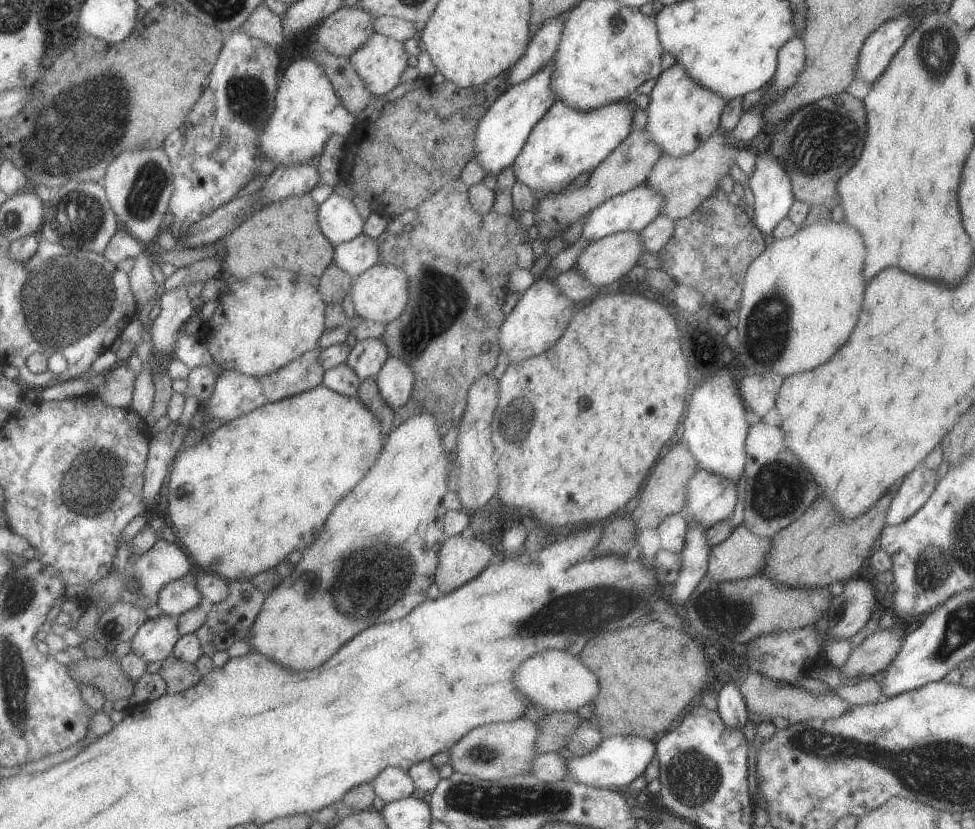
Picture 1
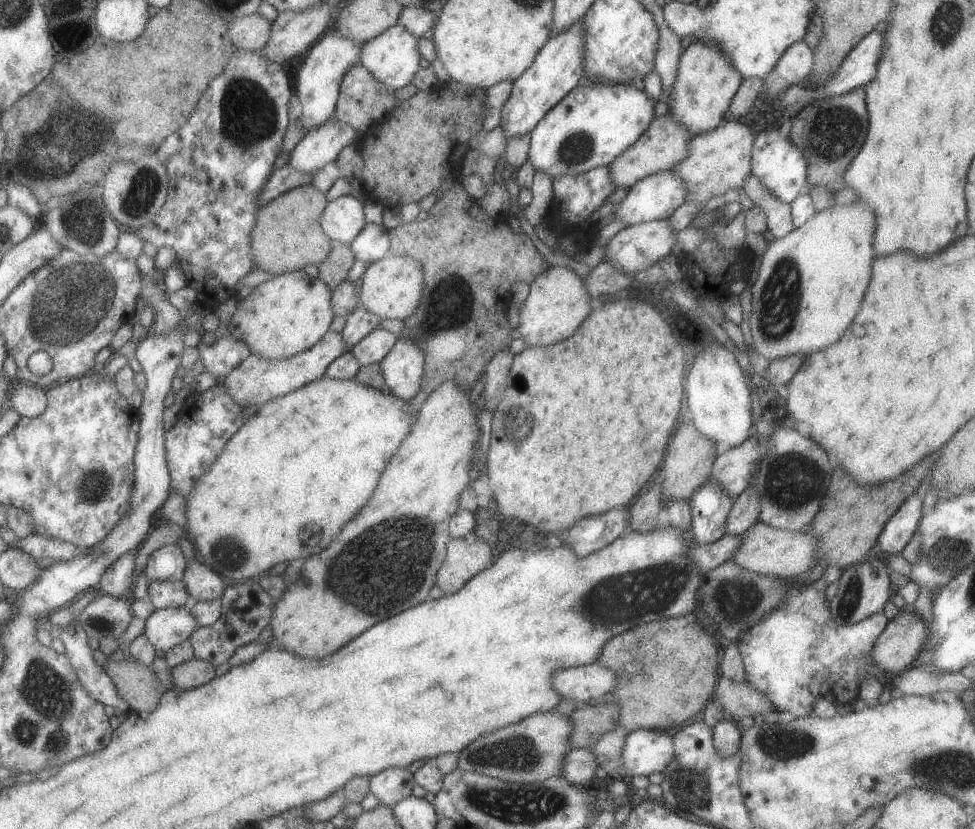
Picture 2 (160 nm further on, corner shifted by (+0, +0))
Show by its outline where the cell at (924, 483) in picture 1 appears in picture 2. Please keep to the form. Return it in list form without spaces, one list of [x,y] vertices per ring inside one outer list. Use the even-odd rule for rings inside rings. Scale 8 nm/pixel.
[[[916,492],[905,499],[892,517],[883,525],[877,537],[877,546],[885,556],[897,555],[913,536],[922,518],[921,501]]]

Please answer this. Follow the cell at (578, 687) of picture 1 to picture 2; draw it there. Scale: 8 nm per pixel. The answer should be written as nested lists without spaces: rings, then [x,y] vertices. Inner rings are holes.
[[[597,661],[588,665],[577,665],[556,670],[552,674],[552,689],[561,698],[575,700],[577,706],[614,692],[616,687],[615,673]]]

